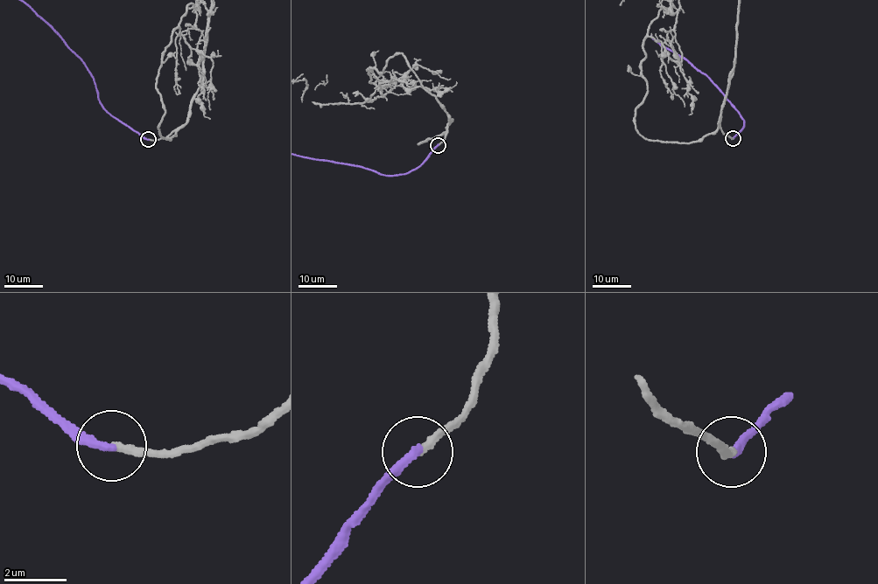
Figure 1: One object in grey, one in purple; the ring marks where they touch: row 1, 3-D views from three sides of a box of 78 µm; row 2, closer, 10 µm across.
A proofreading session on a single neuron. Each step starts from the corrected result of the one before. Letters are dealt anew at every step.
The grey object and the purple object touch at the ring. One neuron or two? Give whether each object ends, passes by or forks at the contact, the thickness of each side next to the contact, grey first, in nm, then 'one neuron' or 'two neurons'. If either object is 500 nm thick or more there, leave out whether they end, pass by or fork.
grey ends; purple ends; calibres 240 and 280 nm; one neuron

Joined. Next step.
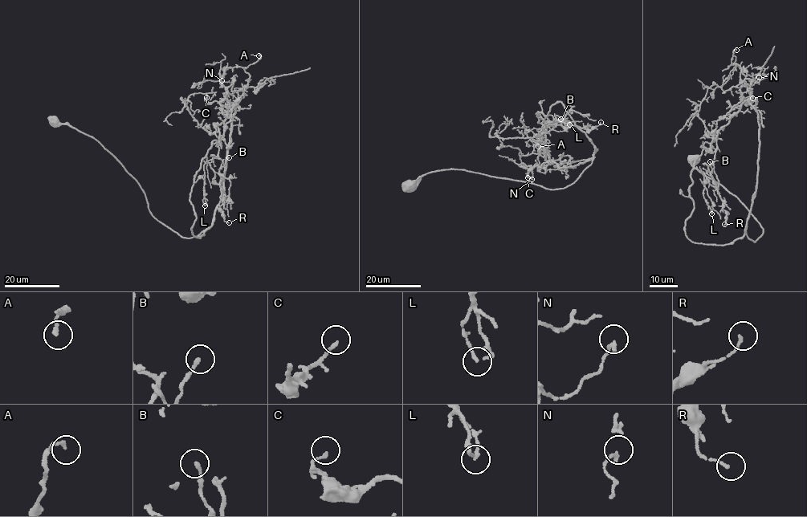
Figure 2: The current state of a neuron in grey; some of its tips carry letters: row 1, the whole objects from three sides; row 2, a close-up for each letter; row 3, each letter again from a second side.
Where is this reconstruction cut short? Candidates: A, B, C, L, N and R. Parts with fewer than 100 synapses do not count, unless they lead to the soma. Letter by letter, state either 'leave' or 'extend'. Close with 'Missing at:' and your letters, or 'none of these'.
A: leave
B: leave
C: leave
L: leave
N: leave
R: leave
Missing at: none of these

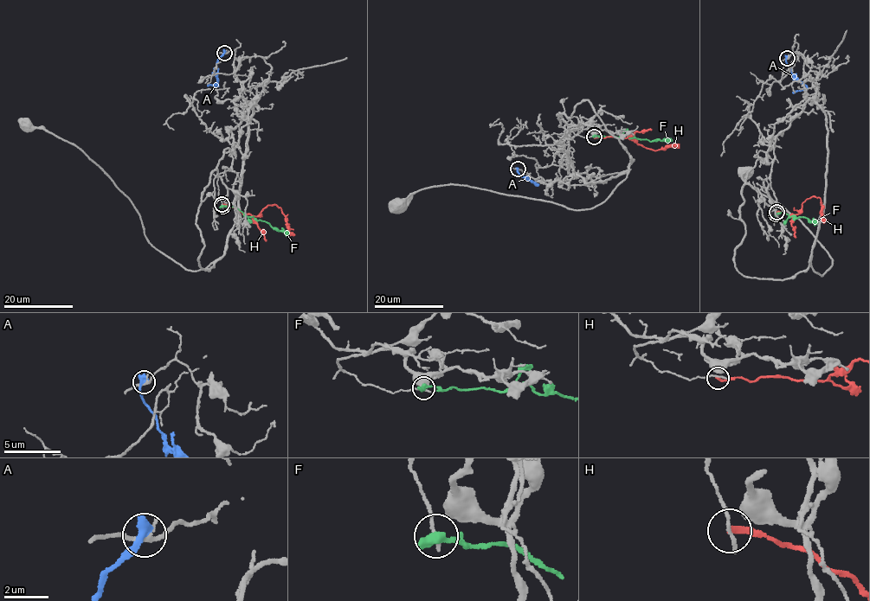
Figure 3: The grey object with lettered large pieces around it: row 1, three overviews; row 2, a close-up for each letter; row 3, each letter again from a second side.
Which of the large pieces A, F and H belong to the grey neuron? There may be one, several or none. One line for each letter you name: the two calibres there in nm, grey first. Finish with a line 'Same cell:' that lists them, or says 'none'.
Same cell: none

